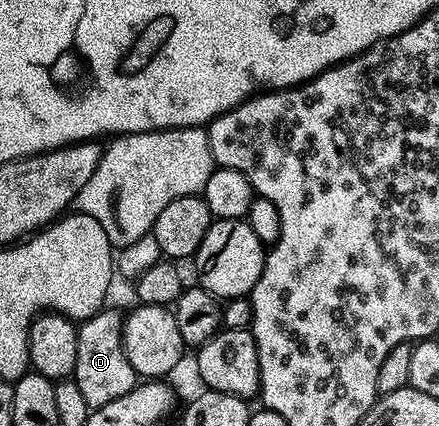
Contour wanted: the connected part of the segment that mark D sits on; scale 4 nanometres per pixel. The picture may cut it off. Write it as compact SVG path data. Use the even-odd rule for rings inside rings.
M104 308L78 323L77 364L73 380L77 388L81 388L81 396L85 396L85 404L89 408L110 404L137 384L135 369L133 364L129 364L129 356L123 347L123 320L122 313Z

